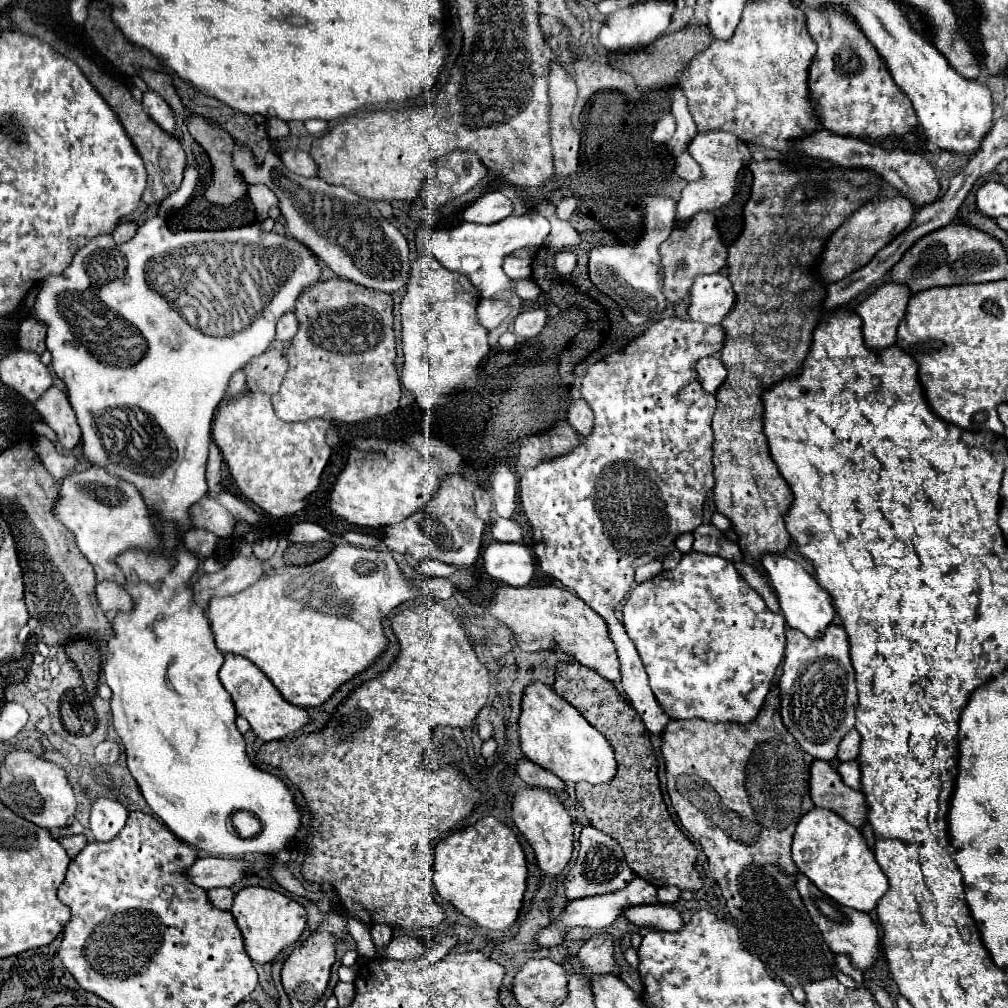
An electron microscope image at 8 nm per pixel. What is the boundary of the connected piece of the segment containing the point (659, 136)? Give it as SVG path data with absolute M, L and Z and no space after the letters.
M667 112L667 114L663 114L663 116L661 116L661 120L657 122L657 126L655 126L655 130L653 130L651 138L653 138L653 140L657 140L657 142L665 142L667 138L671 138L671 136L673 136L675 128L677 128L675 118L673 118L673 114L671 114L671 112Z

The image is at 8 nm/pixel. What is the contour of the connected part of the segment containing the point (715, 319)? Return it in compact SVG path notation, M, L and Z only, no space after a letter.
M703 274L691 288L689 316L703 324L721 324L735 304L733 284L725 274Z

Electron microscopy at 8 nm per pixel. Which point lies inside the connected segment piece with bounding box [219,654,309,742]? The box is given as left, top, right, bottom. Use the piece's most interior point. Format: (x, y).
(271, 718)

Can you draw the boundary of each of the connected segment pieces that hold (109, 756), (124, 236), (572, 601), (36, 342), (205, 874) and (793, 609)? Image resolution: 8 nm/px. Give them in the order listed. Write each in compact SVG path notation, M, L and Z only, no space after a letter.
M101 742L95 748L95 758L101 764L115 764L119 758L119 746L117 742Z
M123 220L117 228L115 228L115 232L113 232L113 238L115 238L115 242L127 242L127 240L131 240L133 236L135 236L135 232L137 232L137 228L139 228L139 224L137 222L131 222L131 220Z
M501 586L493 598L491 614L515 632L517 644L525 652L537 652L545 648L561 648L571 654L579 664L597 670L621 690L621 672L615 644L609 638L605 620L593 612L579 596L567 588L541 586L541 588L511 588Z
M33 316L27 318L27 320L23 320L23 324L19 328L19 338L17 338L19 350L43 354L45 352L43 336L45 336L45 328Z
M197 858L193 866L187 868L187 878L203 888L203 890L211 890L211 888L219 888L219 886L233 886L235 882L239 882L245 872L247 872L249 864L243 860L229 860L229 858Z
M765 554L763 556L763 568L769 574L769 580L771 580L775 592L777 592L781 612L783 612L787 624L795 630L801 630L809 638L823 636L825 628L835 618L835 606L833 606L829 592L825 588L821 588L819 582L801 564L797 564L795 560L789 560L785 556Z

